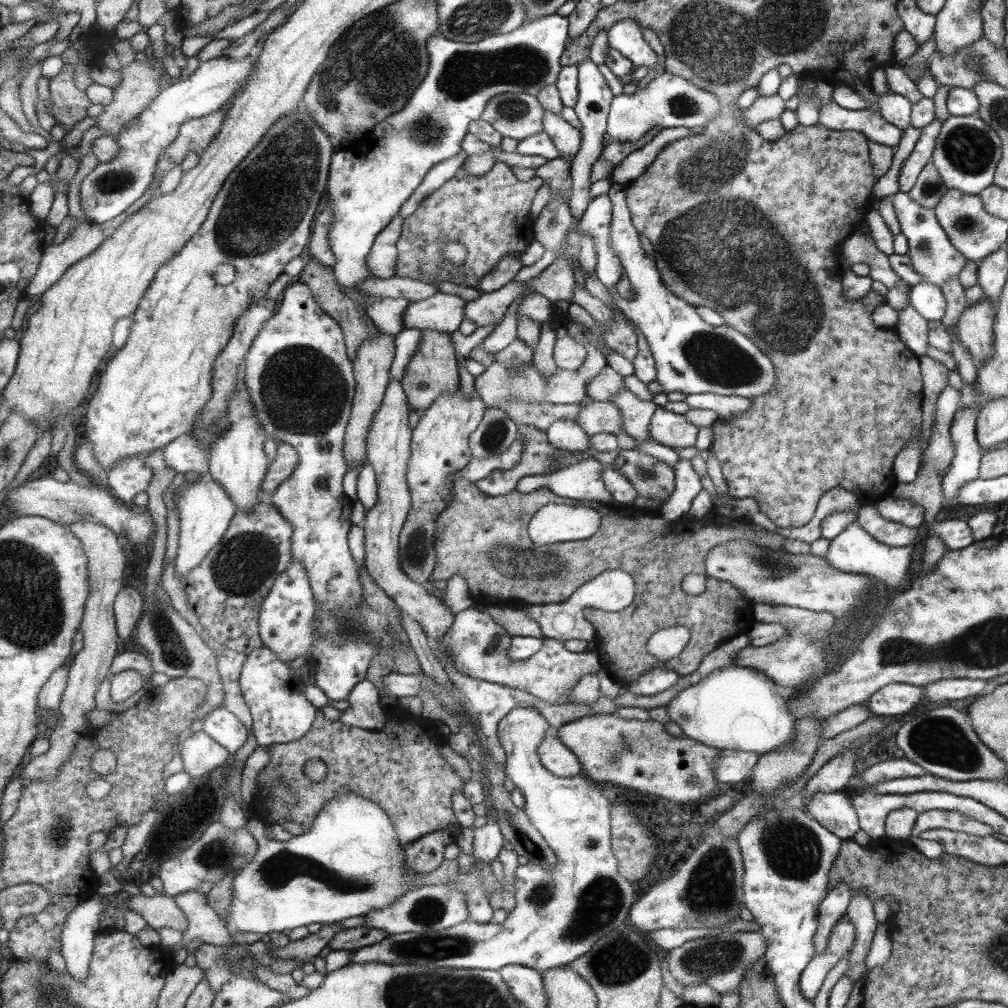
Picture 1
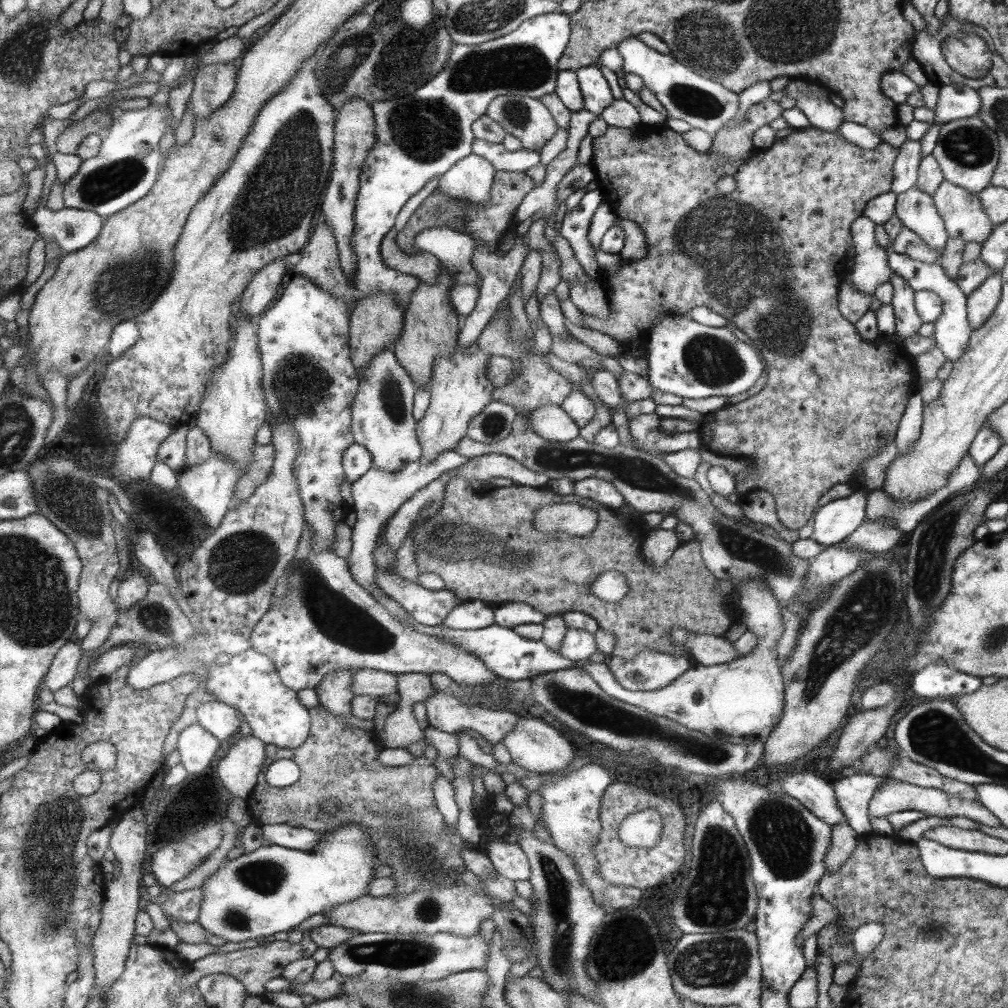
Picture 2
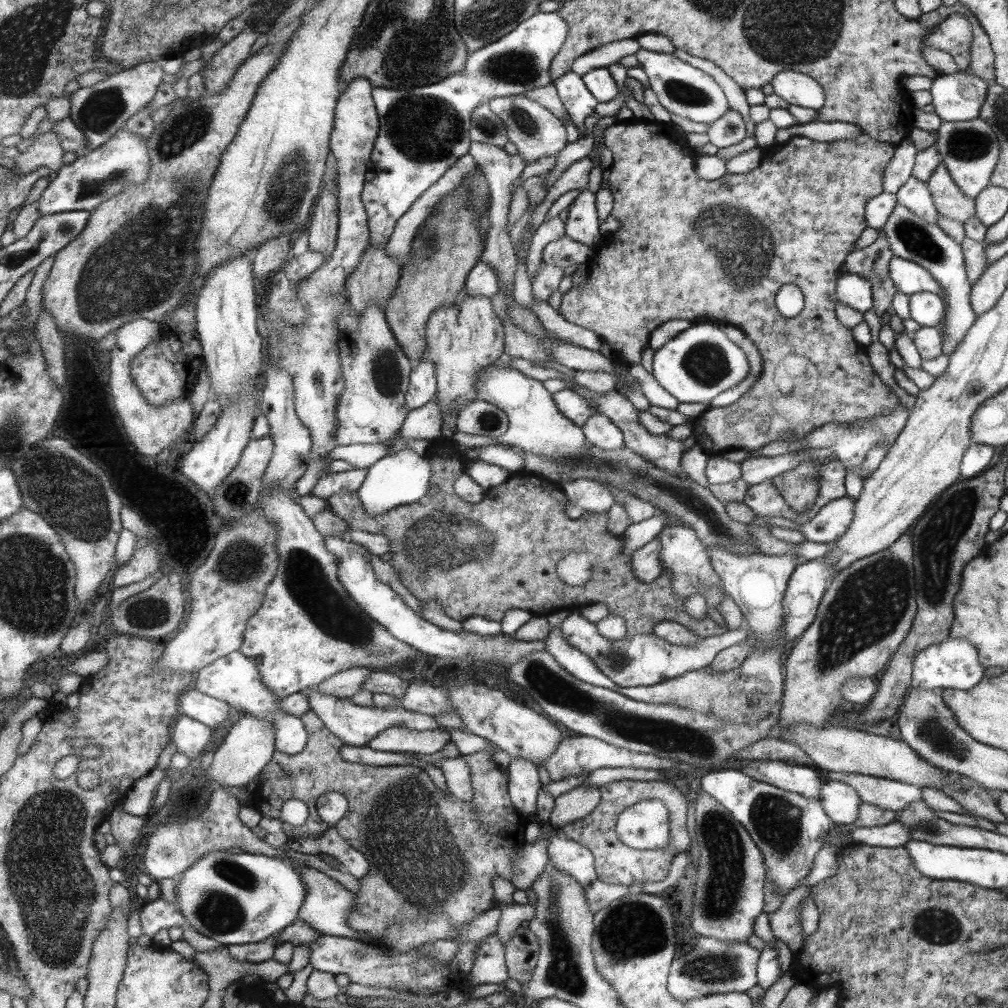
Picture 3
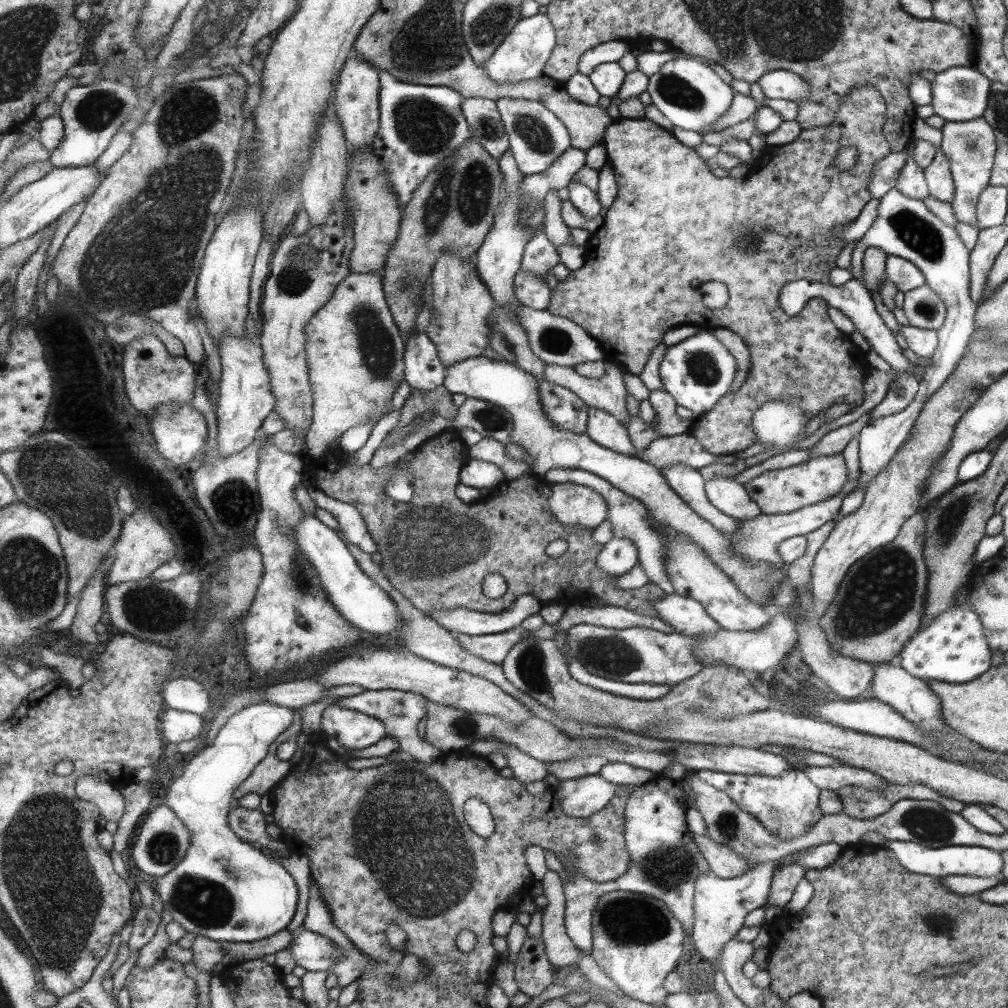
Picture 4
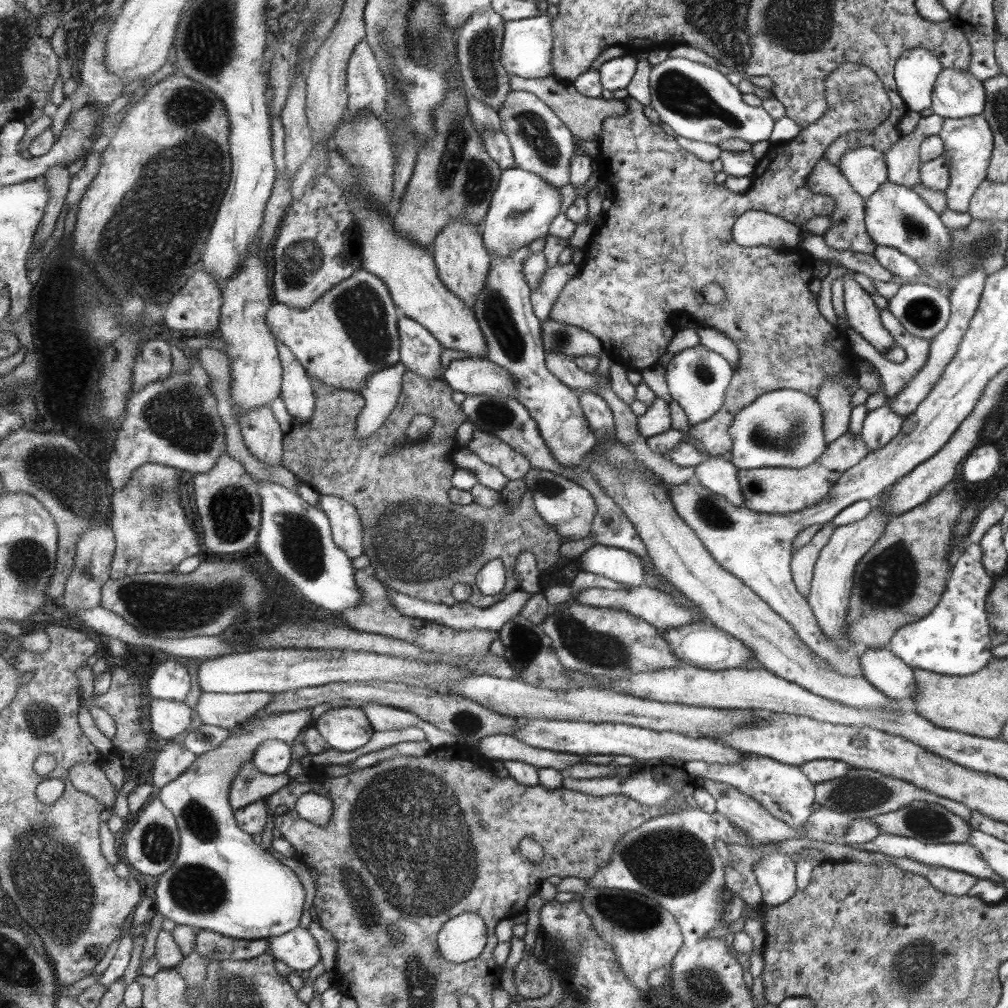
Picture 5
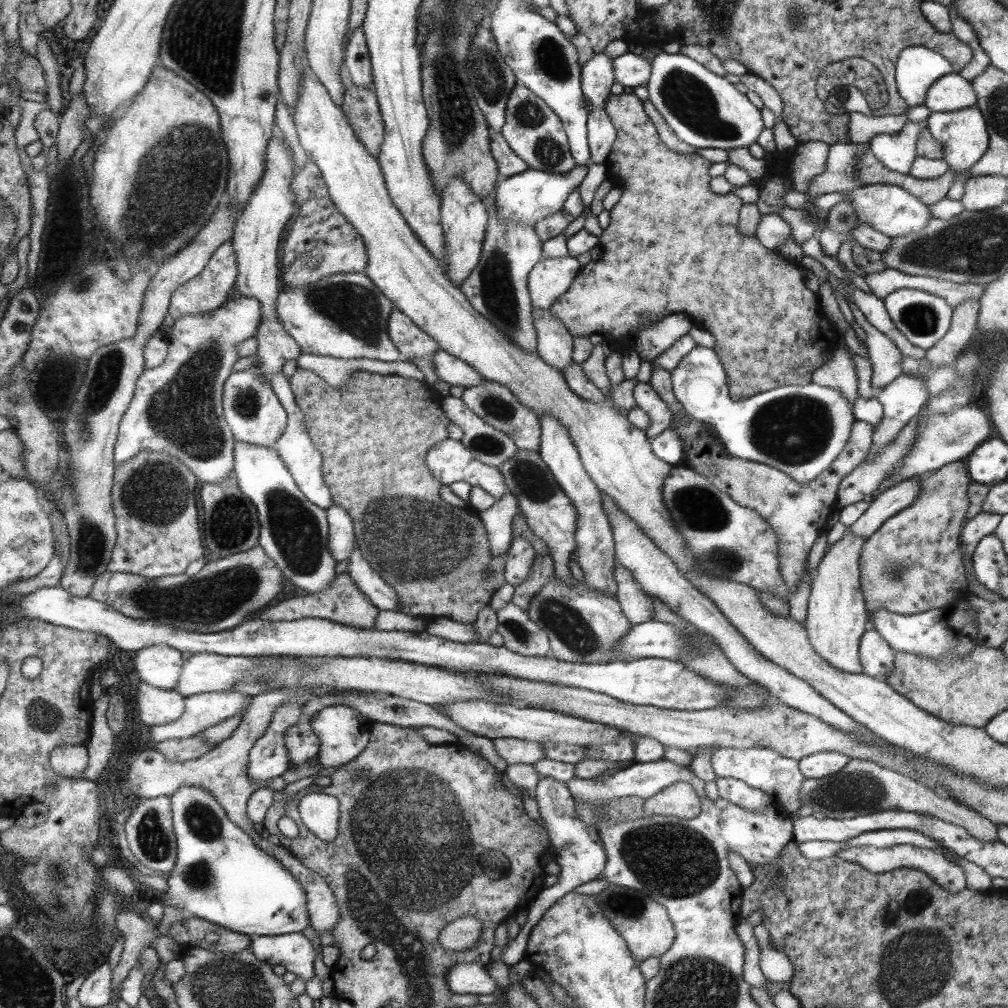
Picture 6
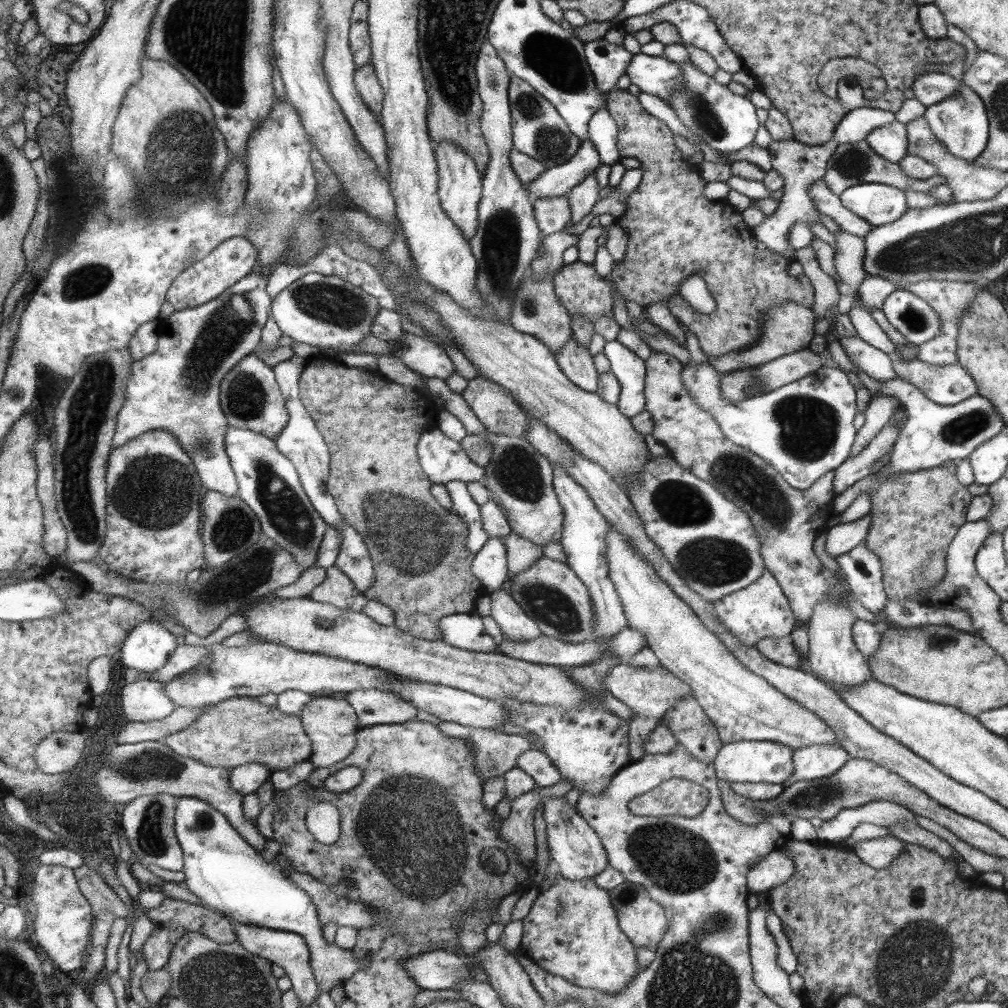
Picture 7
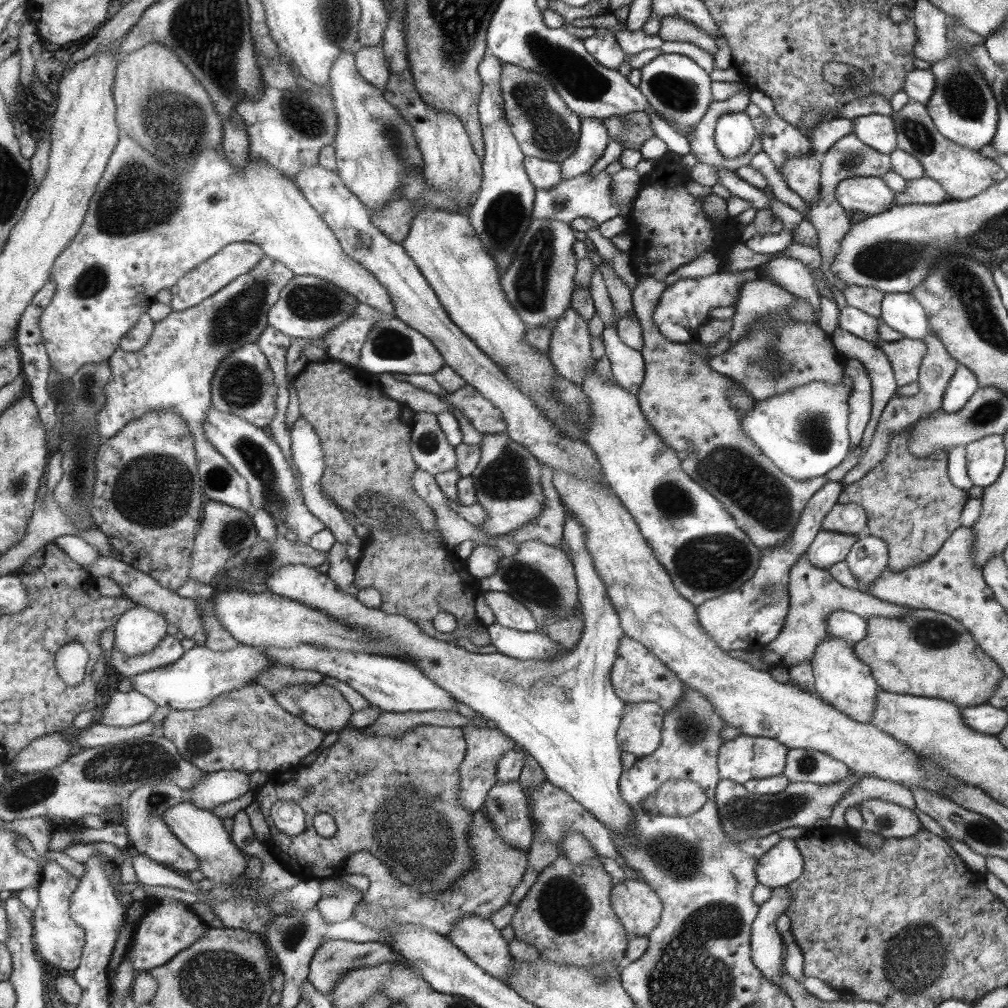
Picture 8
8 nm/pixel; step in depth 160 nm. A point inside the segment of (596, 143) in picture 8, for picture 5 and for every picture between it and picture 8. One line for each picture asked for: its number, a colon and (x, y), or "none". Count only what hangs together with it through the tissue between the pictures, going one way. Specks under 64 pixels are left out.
5: (522, 209)
6: (527, 197)
7: (555, 181)

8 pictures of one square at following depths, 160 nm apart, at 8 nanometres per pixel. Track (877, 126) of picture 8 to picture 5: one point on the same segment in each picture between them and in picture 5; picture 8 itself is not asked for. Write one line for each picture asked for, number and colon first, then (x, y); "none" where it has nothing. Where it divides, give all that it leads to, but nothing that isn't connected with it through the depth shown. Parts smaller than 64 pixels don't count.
5: (902, 159)
6: (897, 152)
7: (890, 142)

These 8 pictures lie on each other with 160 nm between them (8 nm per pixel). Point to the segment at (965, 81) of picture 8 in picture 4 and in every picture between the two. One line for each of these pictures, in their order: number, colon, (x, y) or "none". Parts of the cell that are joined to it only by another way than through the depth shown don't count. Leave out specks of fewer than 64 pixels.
4: (970, 146)
5: (968, 141)
6: (963, 134)
7: (960, 122)

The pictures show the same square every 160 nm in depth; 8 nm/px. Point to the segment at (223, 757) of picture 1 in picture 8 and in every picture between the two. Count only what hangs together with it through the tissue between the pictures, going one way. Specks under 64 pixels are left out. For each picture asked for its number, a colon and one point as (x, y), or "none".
2: (196, 747)
3: (190, 736)
4: (176, 726)
5: (168, 718)
6: (155, 706)
7: (144, 700)
8: (125, 709)

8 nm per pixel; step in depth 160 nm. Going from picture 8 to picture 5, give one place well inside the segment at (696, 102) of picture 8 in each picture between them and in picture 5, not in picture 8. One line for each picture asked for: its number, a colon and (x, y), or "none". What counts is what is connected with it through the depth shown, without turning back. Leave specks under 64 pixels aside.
5: (616, 73)
6: (630, 70)
7: (655, 75)

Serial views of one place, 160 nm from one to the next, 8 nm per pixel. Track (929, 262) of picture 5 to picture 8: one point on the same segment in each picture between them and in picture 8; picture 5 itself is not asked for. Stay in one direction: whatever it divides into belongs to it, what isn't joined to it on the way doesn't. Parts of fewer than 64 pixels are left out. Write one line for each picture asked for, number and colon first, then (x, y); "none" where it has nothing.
6: (890, 209)
7: (878, 204)
8: (870, 195)

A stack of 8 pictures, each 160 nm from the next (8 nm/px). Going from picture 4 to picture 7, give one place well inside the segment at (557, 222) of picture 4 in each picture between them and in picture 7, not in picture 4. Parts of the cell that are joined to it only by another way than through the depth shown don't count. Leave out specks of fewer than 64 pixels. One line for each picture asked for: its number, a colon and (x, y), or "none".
5: (541, 143)
6: (534, 133)
7: (538, 131)

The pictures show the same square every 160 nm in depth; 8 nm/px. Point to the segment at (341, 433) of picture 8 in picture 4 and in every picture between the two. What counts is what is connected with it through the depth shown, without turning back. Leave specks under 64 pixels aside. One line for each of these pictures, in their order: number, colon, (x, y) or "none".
4: (435, 550)
5: (419, 543)
6: (373, 433)
7: (370, 425)

